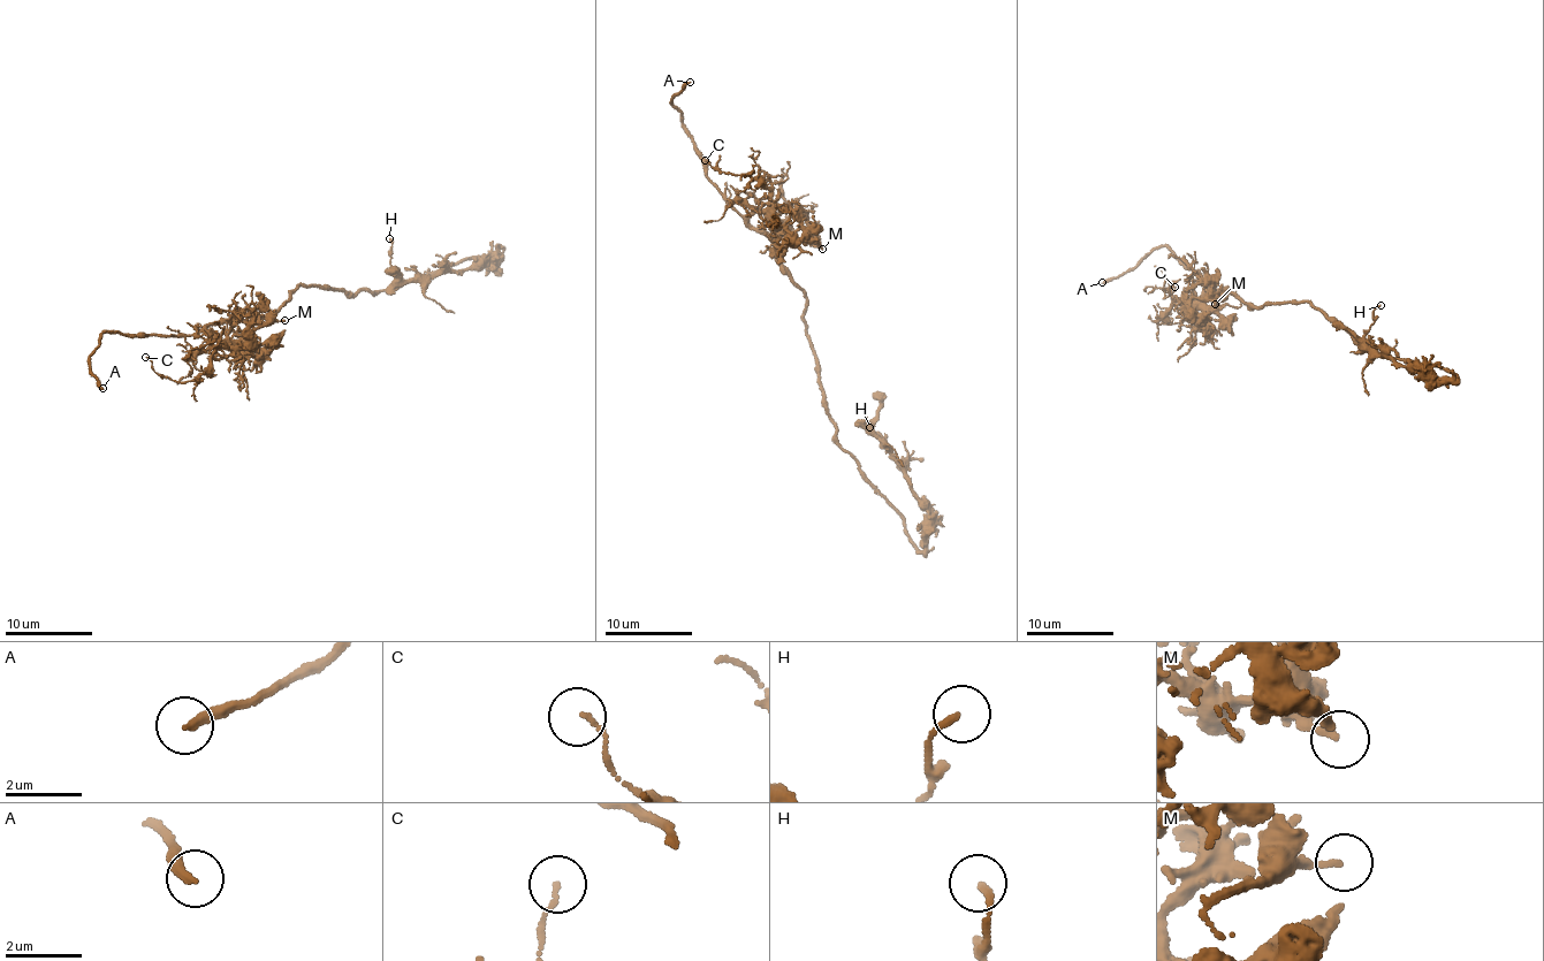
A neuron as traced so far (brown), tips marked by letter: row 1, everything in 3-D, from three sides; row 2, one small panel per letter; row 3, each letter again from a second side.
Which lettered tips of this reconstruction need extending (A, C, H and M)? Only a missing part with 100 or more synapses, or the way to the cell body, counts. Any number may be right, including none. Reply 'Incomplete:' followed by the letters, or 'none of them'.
Incomplete: A

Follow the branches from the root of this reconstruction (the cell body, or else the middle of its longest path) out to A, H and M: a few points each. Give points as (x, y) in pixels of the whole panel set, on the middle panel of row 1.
A: (821, 382), (804, 320), (805, 290), (792, 279), (763, 235), (714, 187), (704, 158), (670, 101), (690, 82)
H: (821, 382), (836, 442), (922, 550), (927, 506), (869, 427)
M: (821, 382), (804, 320), (805, 290), (748, 218), (788, 208), (806, 219), (808, 235), (822, 249)

